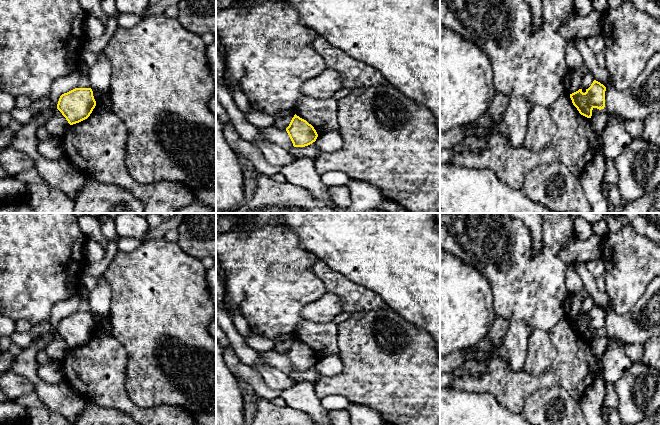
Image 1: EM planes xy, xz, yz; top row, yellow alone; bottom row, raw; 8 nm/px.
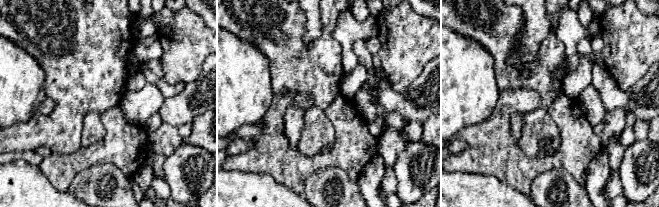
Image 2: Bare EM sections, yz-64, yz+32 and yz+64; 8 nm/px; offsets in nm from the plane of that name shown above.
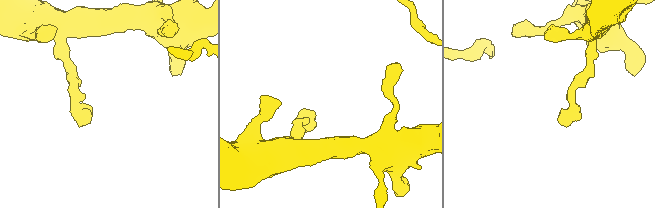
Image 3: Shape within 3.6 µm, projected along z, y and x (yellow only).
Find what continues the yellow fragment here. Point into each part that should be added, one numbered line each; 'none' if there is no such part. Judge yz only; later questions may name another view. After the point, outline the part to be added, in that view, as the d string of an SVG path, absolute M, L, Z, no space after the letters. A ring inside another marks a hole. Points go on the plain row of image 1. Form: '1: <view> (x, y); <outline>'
none

